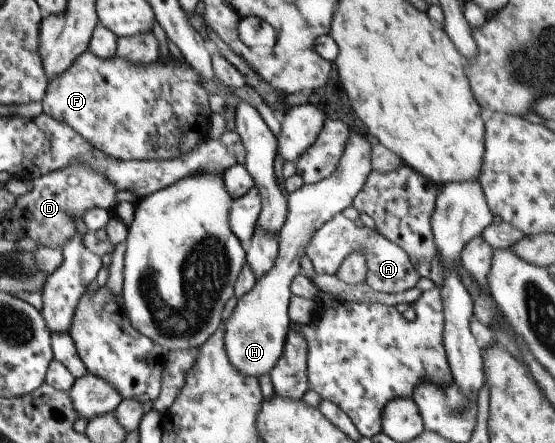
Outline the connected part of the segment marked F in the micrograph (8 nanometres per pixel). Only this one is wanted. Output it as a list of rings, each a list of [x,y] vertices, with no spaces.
[[[86,50],[64,73],[49,81],[42,101],[43,113],[56,121],[64,121],[93,146],[120,161],[164,161],[184,157],[209,139],[213,112],[209,103],[210,93],[203,87],[205,80],[184,57],[182,59],[177,61],[170,54],[165,60],[159,55],[158,61],[152,65],[136,65],[128,63],[120,55],[100,59]]]

